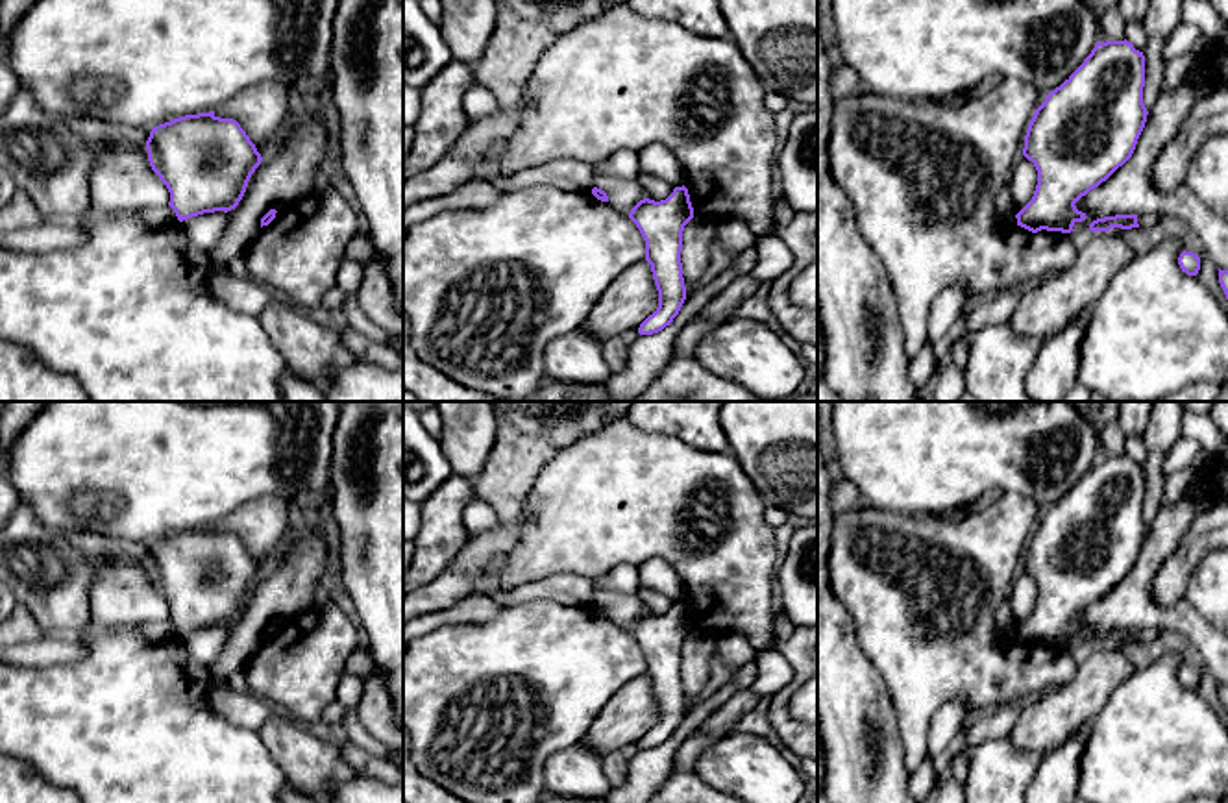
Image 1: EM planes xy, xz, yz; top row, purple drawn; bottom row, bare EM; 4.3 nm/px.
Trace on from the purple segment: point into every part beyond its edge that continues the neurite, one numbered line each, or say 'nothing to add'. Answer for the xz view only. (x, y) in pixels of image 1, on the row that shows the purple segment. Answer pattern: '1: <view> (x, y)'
nothing to add

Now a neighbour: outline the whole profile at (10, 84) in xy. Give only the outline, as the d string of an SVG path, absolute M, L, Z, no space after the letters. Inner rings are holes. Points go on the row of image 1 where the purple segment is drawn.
M0 52L0 115L6 111L7 102L18 89L18 78L11 70L6 54Z

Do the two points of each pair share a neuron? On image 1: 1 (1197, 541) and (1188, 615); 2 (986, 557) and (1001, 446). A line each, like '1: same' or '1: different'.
1: different
2: different

